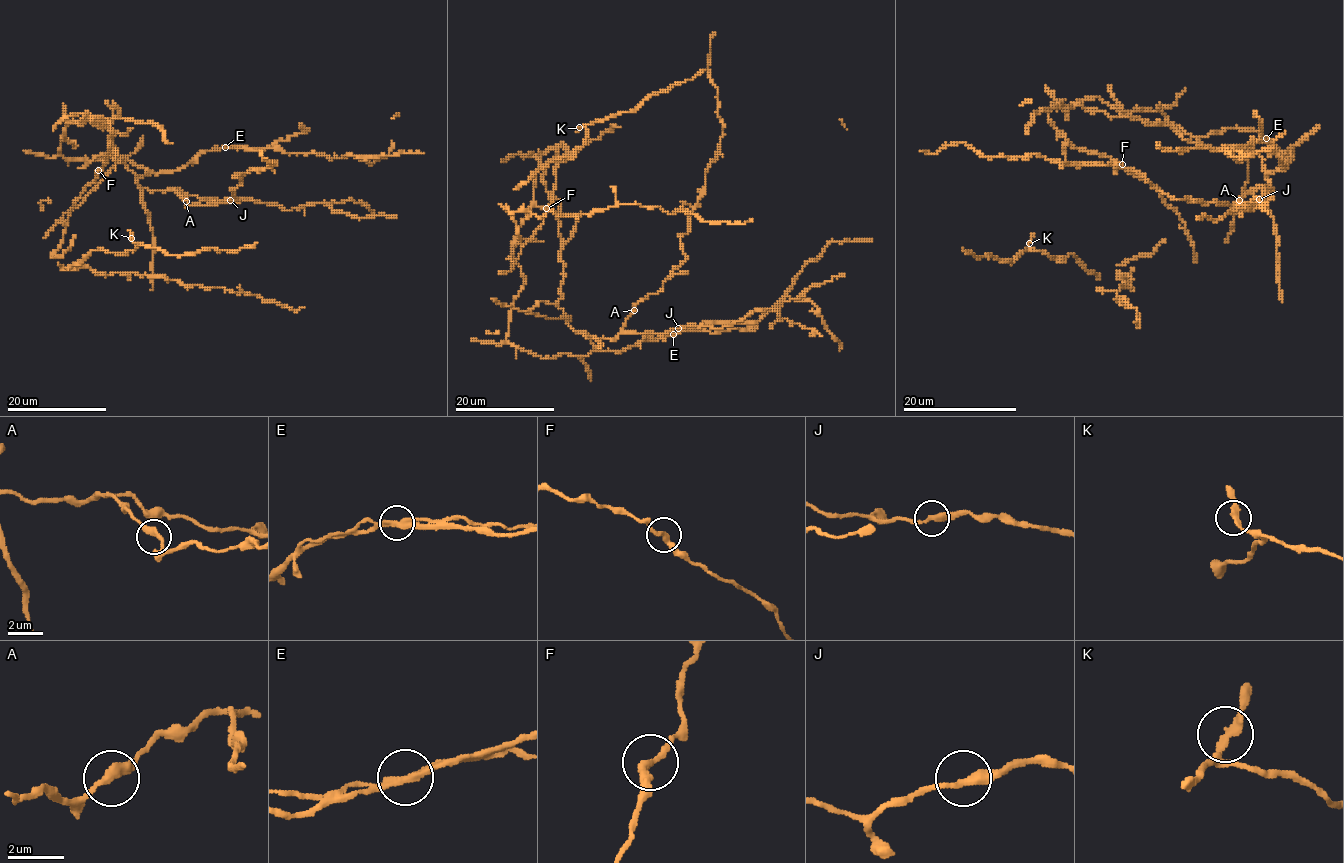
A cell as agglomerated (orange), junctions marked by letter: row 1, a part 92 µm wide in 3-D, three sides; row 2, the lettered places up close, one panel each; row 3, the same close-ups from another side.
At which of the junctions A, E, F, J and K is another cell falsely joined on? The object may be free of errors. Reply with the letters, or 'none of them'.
none of them

